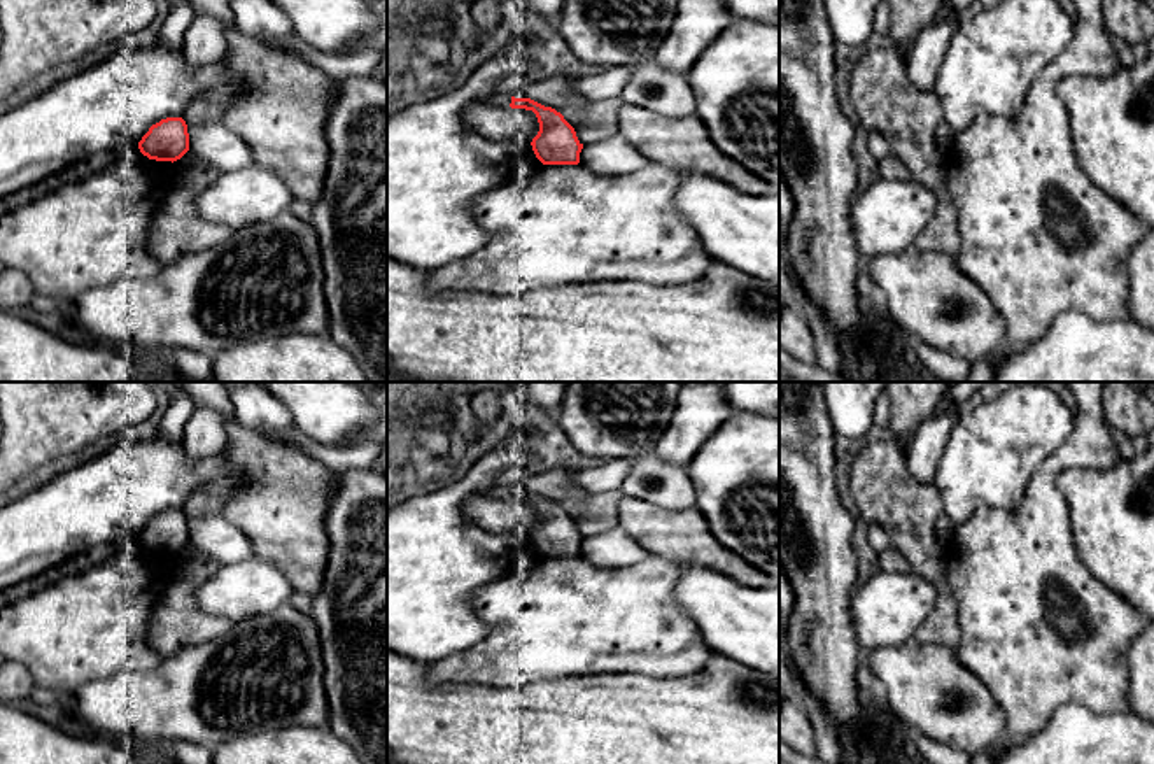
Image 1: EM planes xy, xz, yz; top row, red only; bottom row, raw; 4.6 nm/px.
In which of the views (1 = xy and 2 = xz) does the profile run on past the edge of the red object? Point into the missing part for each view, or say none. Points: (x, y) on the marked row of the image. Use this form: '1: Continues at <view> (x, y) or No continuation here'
1: No continuation here
2: No continuation here

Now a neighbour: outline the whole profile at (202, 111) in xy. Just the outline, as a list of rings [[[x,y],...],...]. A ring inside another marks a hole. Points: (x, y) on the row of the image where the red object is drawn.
[[[205,96],[196,98],[182,117],[187,126],[200,126],[219,121],[219,110]]]

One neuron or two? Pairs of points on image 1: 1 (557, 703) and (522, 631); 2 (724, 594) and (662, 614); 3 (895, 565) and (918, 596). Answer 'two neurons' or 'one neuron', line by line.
1: two neurons
2: two neurons
3: two neurons

